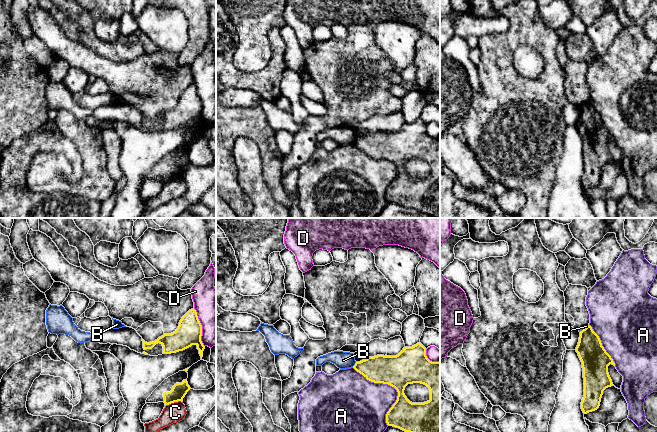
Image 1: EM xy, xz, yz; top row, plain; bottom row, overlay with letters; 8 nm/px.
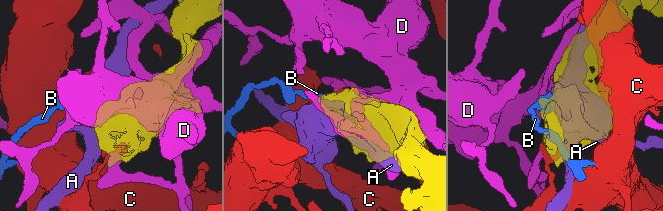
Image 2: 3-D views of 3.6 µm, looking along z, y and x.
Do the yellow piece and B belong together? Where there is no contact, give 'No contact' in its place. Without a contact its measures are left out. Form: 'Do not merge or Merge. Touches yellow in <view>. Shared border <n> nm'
Do not merge. Touches yellow in xz. Shared border 50 nm

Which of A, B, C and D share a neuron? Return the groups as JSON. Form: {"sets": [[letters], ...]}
{"sets": [["A"], ["B", "C"], ["D"]]}

